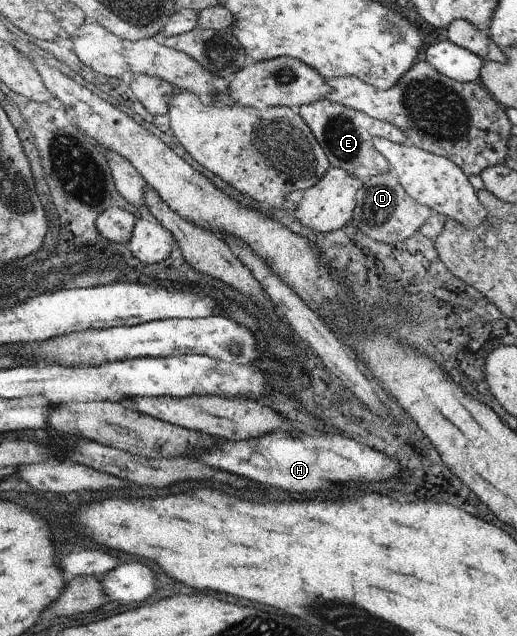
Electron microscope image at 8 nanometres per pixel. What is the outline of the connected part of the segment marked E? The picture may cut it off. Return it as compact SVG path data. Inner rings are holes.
M327 98L301 106L297 111L311 128L331 166L344 169L363 181L391 169L385 156L374 146L371 127L375 125L375 119L371 119L370 115Z

